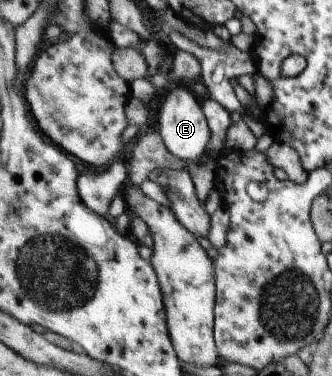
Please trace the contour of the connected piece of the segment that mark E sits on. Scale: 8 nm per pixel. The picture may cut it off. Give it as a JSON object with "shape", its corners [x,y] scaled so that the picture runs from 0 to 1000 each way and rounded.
{"shape":[[[527,231],[494,258],[494,271],[476,295],[479,348],[500,394],[539,423],[557,428],[611,428],[627,404],[627,383],[639,364],[627,314],[590,266],[590,255],[551,231]]]}

